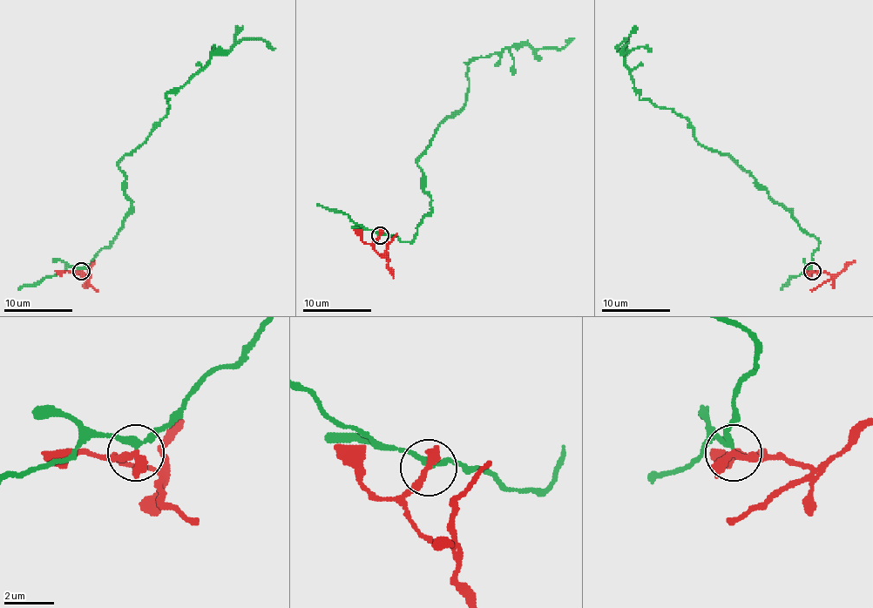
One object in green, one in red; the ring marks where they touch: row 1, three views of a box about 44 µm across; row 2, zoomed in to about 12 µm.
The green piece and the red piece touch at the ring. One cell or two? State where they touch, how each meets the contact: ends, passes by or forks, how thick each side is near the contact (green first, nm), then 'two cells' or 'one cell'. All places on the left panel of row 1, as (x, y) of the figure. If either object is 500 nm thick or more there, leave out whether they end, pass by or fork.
at (81, 271); green passes by; red ends there; 240 nm thick on the green side, 420 nm on the other; two cells

